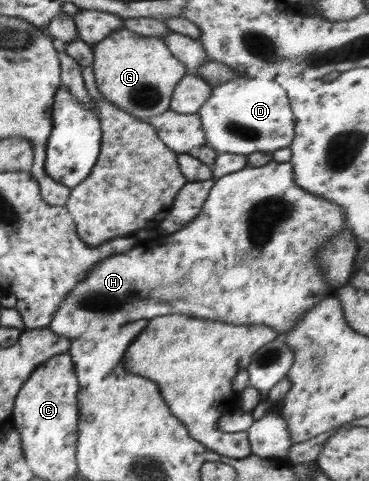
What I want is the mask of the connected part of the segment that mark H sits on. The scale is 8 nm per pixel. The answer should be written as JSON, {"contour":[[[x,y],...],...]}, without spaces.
{"contour":[[[269,161],[265,166],[245,167],[237,172],[223,176],[215,181],[207,200],[203,203],[199,214],[185,227],[173,234],[157,234],[150,240],[136,243],[128,252],[113,255],[102,260],[87,276],[85,280],[77,283],[77,286],[64,298],[61,306],[56,309],[55,316],[48,327],[57,336],[66,336],[70,340],[83,334],[99,332],[104,328],[118,327],[142,318],[153,319],[165,315],[185,314],[195,318],[219,320],[229,324],[253,325],[263,324],[276,330],[278,334],[286,334],[291,330],[300,318],[306,315],[316,304],[329,297],[335,297],[339,288],[332,287],[324,277],[324,272],[317,260],[317,253],[325,247],[325,243],[334,238],[338,232],[346,230],[346,214],[335,203],[311,192],[303,192],[293,180],[292,164],[287,162]]]}

